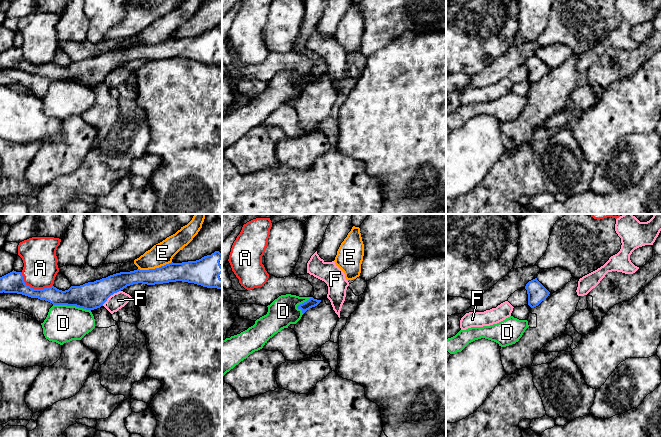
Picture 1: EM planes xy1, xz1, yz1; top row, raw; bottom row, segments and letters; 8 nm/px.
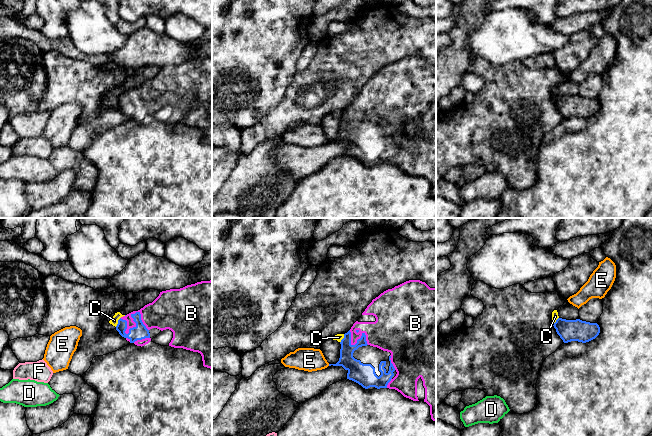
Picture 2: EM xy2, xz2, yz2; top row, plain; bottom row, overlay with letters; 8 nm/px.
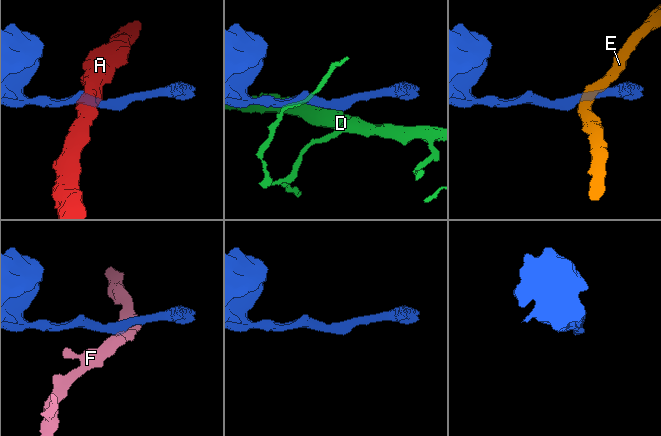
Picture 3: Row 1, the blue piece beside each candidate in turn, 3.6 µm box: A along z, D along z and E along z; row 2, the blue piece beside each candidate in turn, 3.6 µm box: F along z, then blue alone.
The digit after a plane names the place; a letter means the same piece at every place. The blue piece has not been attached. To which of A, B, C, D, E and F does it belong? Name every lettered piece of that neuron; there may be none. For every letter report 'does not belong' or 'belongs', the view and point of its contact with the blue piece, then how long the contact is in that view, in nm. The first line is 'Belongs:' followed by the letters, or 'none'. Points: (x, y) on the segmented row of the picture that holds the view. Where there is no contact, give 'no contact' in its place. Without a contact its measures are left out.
Belongs: B
A: does not belong; contact xy1 (32, 288); length 280 nm
B: belongs; contact xy2 (133, 318); length 260 nm
C: does not belong; contact xy2 (118, 322); length 90 nm
D: does not belong; contact xy1 (72, 305); length 300 nm
E: does not belong; contact xy1 (155, 268); length 280 nm
F: does not belong; contact xy1 (110, 295); length 200 nm

